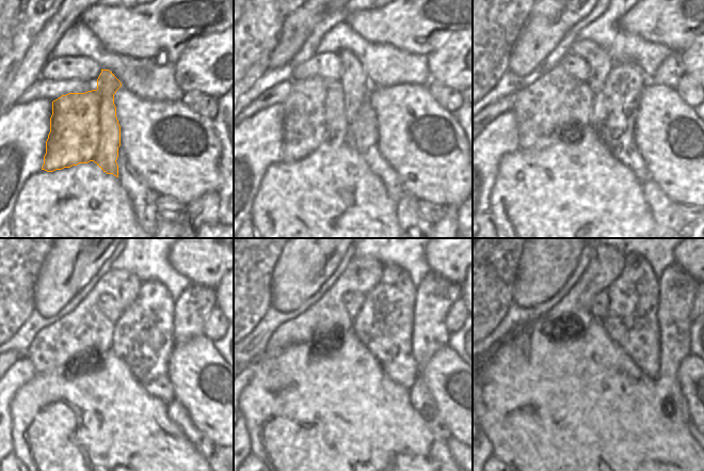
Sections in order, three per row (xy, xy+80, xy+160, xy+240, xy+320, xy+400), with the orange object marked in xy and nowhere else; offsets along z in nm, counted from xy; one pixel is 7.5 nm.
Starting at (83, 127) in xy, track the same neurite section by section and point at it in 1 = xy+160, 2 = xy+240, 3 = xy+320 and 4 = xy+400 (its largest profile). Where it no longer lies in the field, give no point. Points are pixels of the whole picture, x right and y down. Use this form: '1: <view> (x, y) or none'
1: xy+160 (556, 107)
2: xy+240 (84, 331)
3: xy+320 (328, 318)
4: xy+400 (606, 263)

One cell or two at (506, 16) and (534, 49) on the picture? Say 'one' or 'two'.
two

